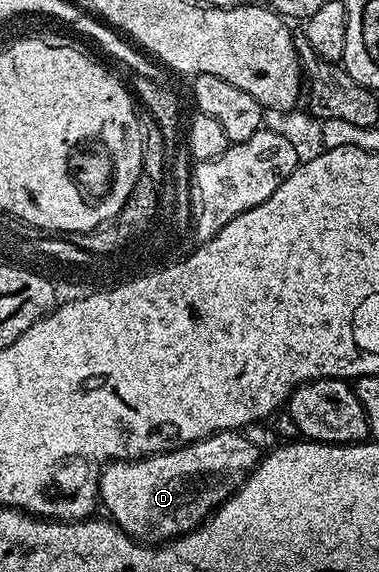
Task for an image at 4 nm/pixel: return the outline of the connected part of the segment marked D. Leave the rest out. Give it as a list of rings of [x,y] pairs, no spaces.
[[[243,431],[216,432],[205,440],[195,440],[181,448],[168,452],[156,452],[153,456],[142,456],[139,460],[117,460],[100,473],[100,495],[102,508],[113,524],[116,524],[132,539],[149,546],[159,546],[175,537],[195,532],[233,492],[243,486],[248,474],[260,462],[261,449],[244,437]]]

